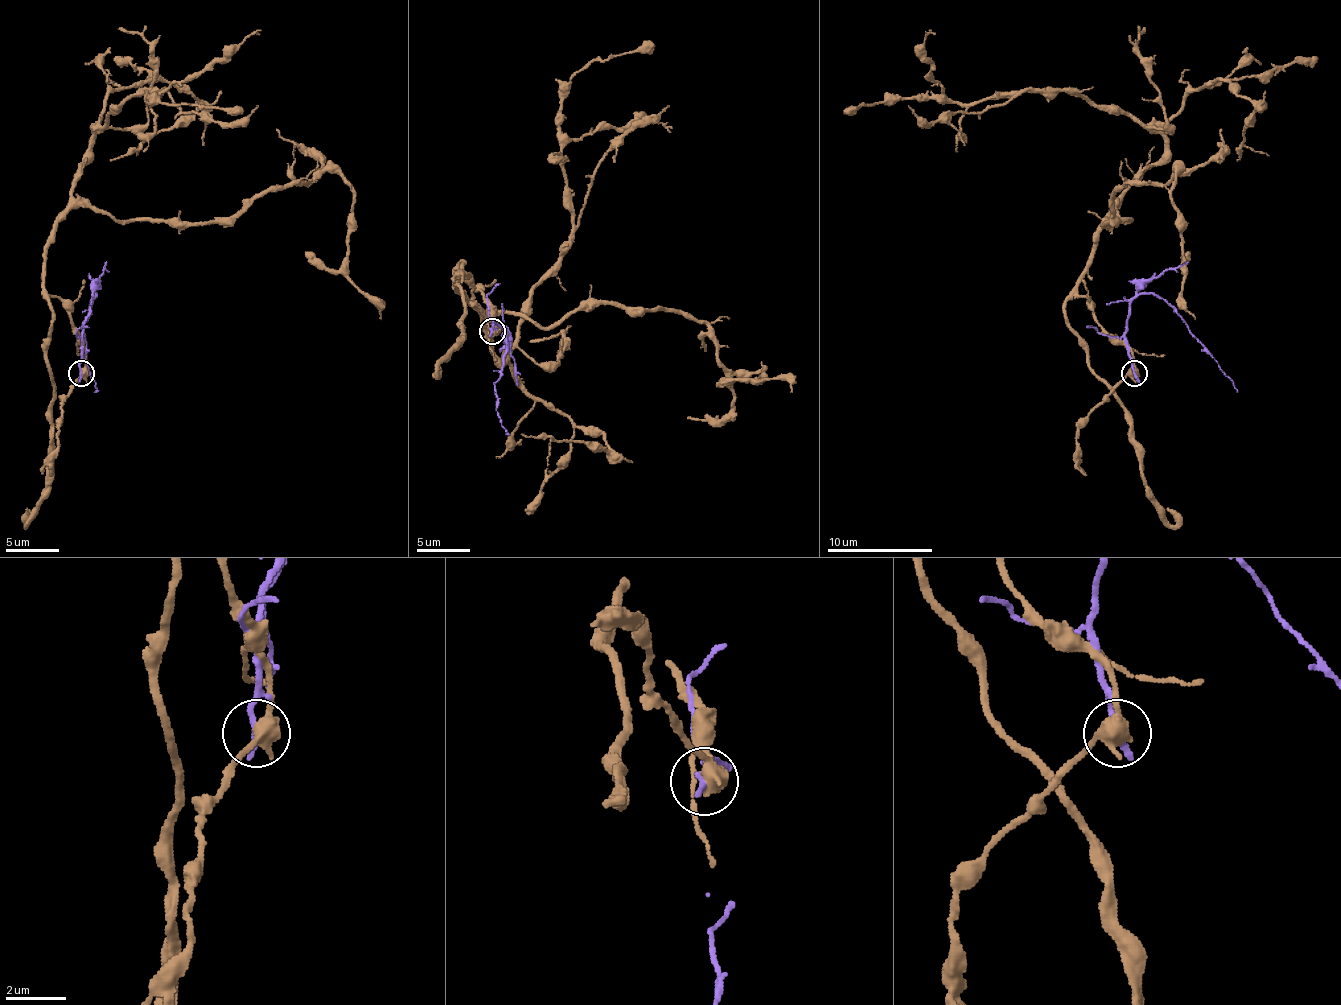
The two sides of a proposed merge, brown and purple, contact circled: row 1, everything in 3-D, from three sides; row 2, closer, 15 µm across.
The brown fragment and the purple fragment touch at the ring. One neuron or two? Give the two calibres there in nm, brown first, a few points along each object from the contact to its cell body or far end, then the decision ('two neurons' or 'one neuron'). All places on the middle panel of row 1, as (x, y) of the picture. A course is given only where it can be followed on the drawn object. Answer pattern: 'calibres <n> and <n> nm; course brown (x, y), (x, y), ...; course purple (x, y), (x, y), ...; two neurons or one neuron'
calibres 480 and 260 nm; course brown (493, 332), (495, 311), (456, 274), (500, 361), (530, 289), (572, 231), (561, 89), (596, 60), (654, 44); course purple (493, 332), (493, 321), (500, 326), (506, 337), (506, 355), (495, 382), (495, 408), (508, 435); two neurons

